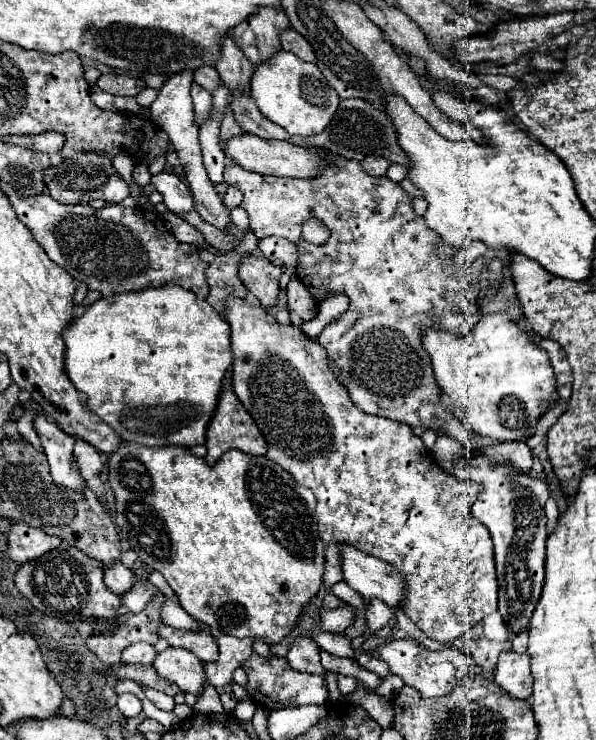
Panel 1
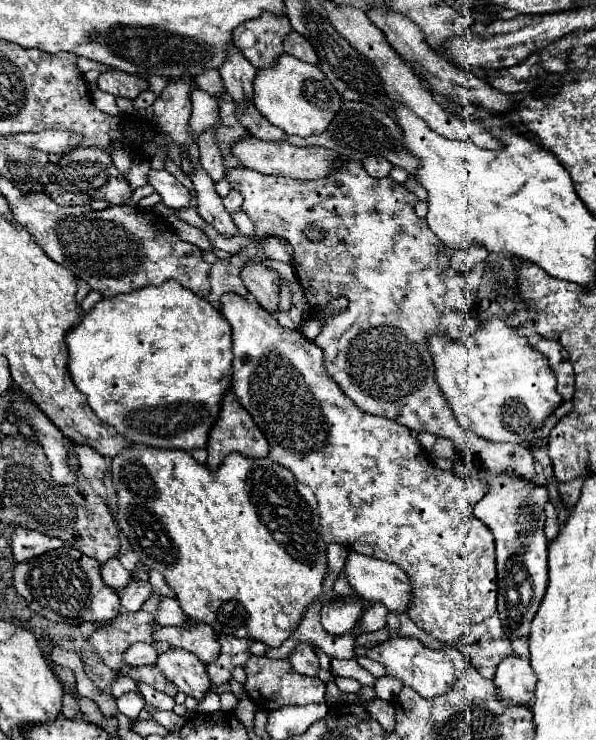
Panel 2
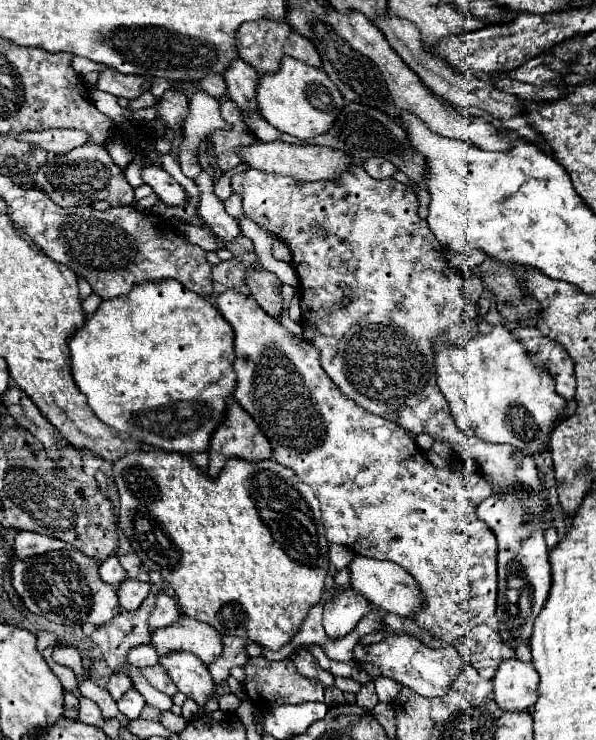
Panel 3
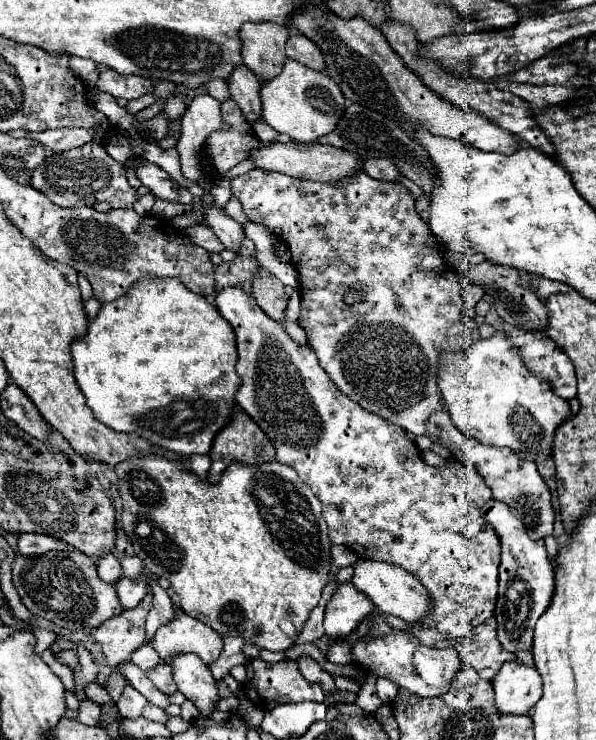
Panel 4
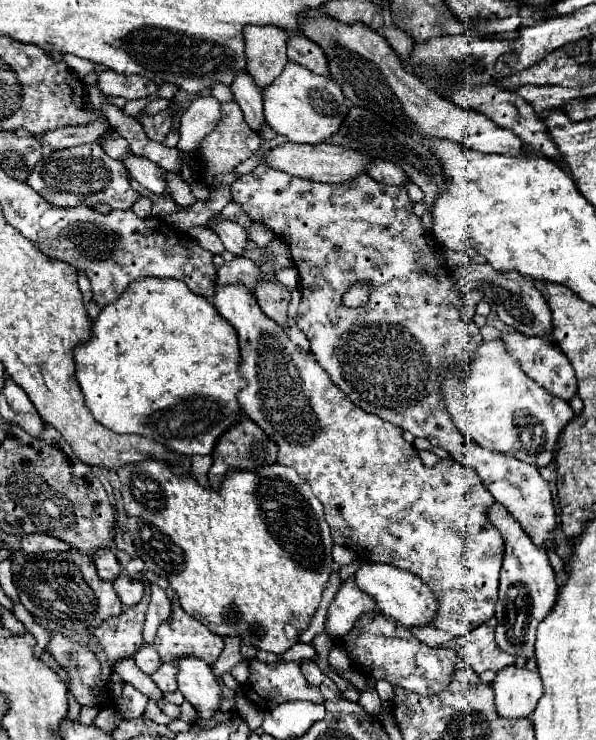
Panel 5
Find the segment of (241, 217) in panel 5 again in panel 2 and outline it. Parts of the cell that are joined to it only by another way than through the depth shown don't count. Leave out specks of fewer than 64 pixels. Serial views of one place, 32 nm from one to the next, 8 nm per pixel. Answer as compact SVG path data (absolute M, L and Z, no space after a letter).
M232 190L232 192L224 198L224 206L226 206L226 210L228 210L230 214L238 212L238 210L242 208L242 194L236 192L236 190Z

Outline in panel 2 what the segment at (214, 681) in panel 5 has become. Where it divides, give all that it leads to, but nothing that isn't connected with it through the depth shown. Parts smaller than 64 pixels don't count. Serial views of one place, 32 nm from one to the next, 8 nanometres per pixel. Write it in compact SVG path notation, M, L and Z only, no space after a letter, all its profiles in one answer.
M166 650L158 656L156 666L162 674L178 686L186 696L196 698L198 702L212 690L206 666L186 650Z

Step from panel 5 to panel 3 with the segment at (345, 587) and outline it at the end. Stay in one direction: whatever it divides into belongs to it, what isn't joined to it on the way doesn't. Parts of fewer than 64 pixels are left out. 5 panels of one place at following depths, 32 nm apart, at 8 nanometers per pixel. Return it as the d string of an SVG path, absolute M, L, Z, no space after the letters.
M346 586L342 590L334 590L332 600L324 604L324 630L330 638L342 638L352 632L358 620L370 610L370 602L354 588Z

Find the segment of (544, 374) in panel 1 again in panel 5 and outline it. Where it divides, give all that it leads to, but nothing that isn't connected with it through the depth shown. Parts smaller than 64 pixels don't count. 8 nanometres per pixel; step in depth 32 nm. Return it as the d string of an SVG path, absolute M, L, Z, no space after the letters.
M500 340L482 342L470 368L472 372L466 384L452 374L448 374L442 384L448 412L458 428L474 444L486 450L514 456L520 462L536 468L546 468L552 464L554 454L558 452L558 436L574 418L570 404L542 392L542 388L538 388L538 384L534 384L534 380L530 380L522 368L518 368L518 364L506 356Z

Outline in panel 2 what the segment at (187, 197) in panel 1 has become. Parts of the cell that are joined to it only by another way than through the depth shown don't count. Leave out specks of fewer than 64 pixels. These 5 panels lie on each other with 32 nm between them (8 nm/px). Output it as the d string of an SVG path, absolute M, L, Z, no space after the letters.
M148 170L146 178L148 178L148 184L152 184L154 190L160 194L166 206L170 208L188 208L190 206L188 190L166 170Z

